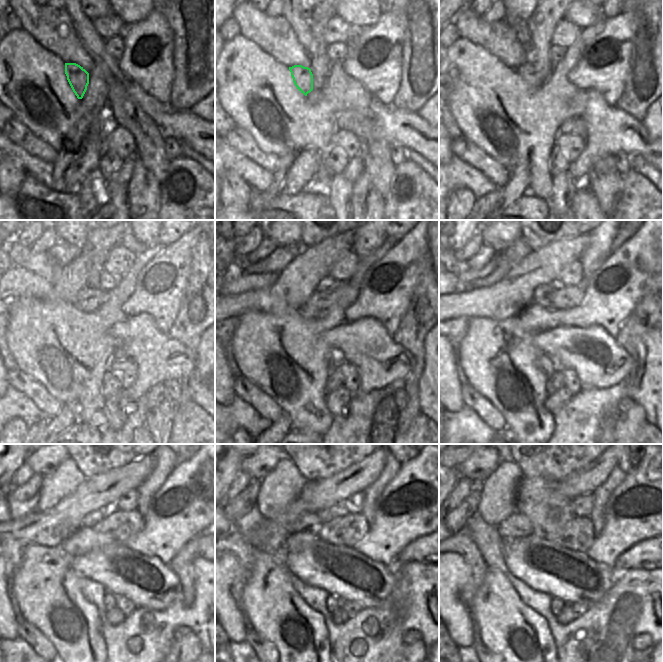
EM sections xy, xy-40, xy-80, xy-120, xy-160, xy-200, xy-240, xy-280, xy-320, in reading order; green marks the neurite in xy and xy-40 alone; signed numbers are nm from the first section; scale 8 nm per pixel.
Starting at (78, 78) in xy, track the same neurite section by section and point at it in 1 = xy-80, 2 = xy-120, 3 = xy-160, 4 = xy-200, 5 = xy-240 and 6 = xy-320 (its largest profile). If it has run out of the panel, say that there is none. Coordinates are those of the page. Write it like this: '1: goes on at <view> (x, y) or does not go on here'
1: goes on at xy-80 (527, 72)
2: goes on at xy-120 (88, 299)
3: goes on at xy-160 (321, 299)
4: goes on at xy-200 (562, 298)
5: goes on at xy-240 (121, 525)
6: goes on at xy-320 (578, 535)

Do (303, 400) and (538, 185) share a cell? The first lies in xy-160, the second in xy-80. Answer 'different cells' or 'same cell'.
same cell

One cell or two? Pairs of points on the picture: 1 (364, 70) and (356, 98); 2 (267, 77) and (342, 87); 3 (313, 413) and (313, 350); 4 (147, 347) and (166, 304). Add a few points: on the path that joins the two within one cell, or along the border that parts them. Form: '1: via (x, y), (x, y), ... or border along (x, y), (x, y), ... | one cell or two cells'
1: border along (342, 70), (357, 80), (373, 96) | two cells
2: via (286, 96), (297, 107), (323, 106) | one cell
3: via (313, 397), (313, 366) | one cell
4: border along (136, 315), (147, 313), (167, 334) | two cells

